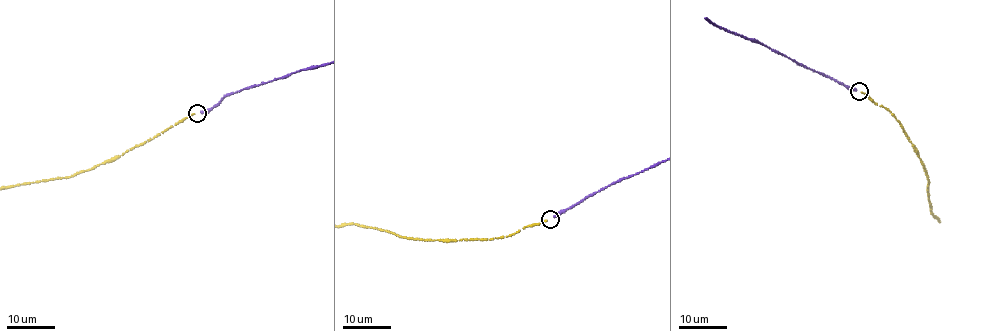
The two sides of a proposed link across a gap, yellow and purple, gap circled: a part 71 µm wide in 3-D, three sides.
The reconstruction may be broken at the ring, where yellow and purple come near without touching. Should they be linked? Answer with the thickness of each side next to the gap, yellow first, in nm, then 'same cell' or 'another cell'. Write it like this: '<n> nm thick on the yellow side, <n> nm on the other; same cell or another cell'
170 nm thick on the yellow side, 240 nm on the other; same cell

